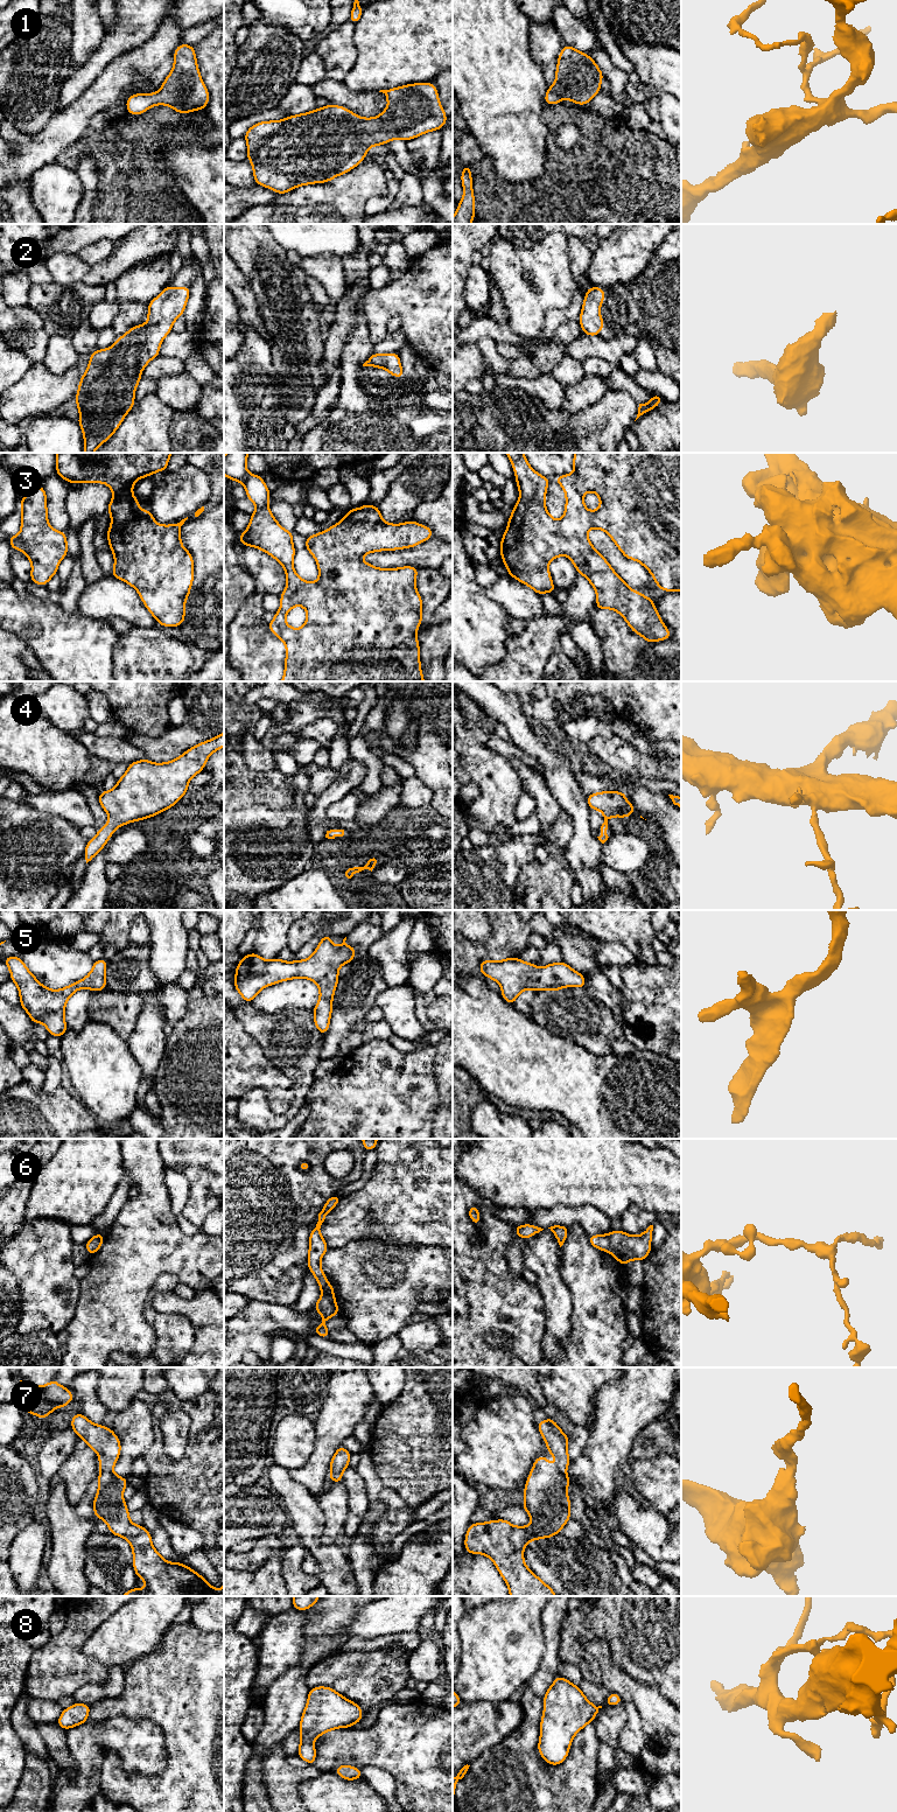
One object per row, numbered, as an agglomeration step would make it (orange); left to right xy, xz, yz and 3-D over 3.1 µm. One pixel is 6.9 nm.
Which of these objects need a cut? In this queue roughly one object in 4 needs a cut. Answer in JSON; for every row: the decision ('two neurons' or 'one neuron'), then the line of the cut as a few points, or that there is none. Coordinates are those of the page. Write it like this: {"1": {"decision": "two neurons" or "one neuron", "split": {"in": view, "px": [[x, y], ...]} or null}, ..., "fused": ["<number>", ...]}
{"1": {"decision": "one neuron", "split": null}, "2": {"decision": "one neuron", "split": null}, "3": {"decision": "one neuron", "split": null}, "4": {"decision": "one neuron", "split": null}, "5": {"decision": "one neuron", "split": null}, "6": {"decision": "one neuron", "split": null}, "7": {"decision": "one neuron", "split": null}, "8": {"decision": "one neuron", "split": null}, "fused": []}

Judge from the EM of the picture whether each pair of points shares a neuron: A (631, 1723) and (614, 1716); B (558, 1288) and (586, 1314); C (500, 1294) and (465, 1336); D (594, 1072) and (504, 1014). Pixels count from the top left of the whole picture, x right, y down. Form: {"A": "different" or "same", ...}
{"A": "different", "B": "different", "C": "same", "D": "same"}

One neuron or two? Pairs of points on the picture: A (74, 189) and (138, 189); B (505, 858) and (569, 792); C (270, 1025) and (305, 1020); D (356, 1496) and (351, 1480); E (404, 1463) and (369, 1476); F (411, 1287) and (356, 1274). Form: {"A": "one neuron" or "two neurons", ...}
{"A": "two neurons", "B": "two neurons", "C": "one neuron", "D": "one neuron", "E": "two neurons", "F": "one neuron"}

